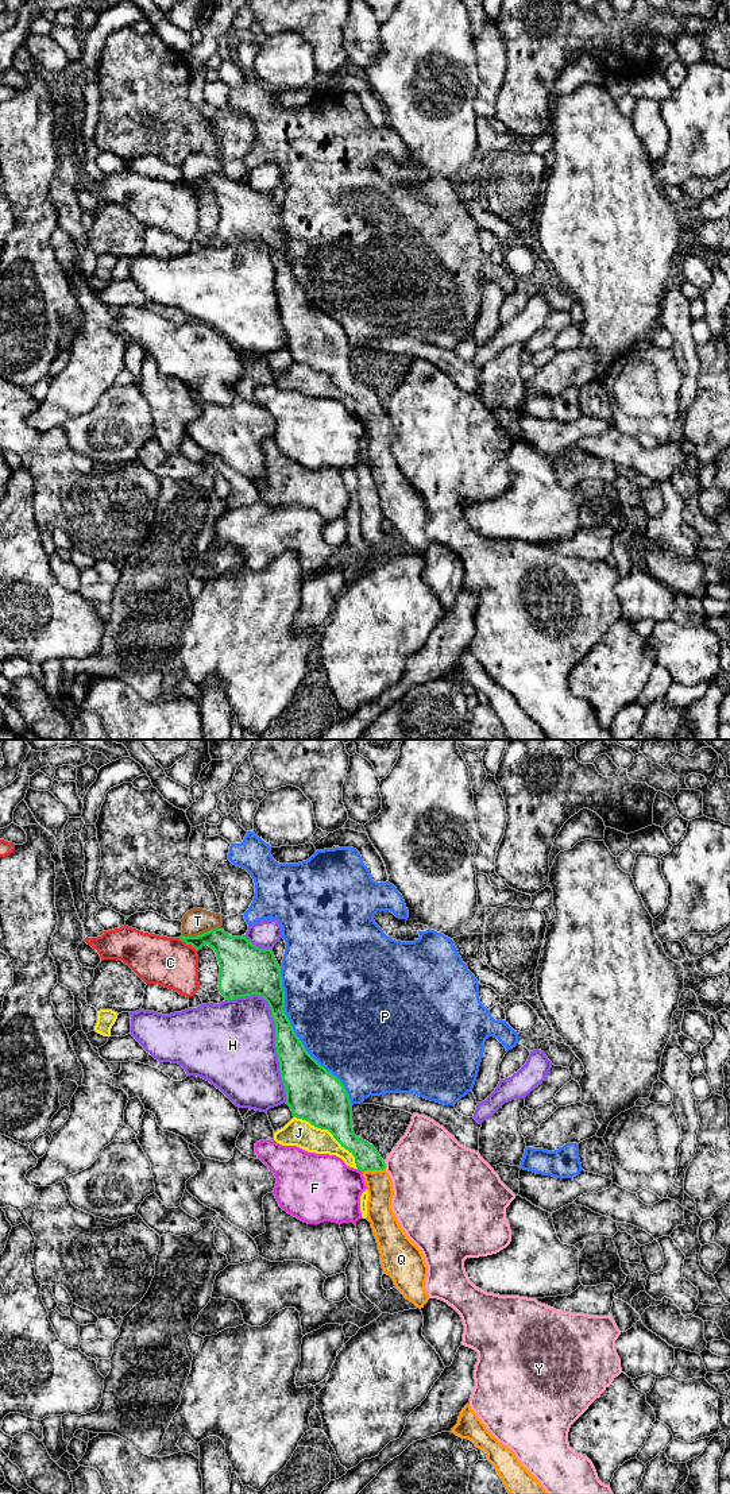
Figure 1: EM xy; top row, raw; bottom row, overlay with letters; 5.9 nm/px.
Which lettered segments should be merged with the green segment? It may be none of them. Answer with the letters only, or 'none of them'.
Q

